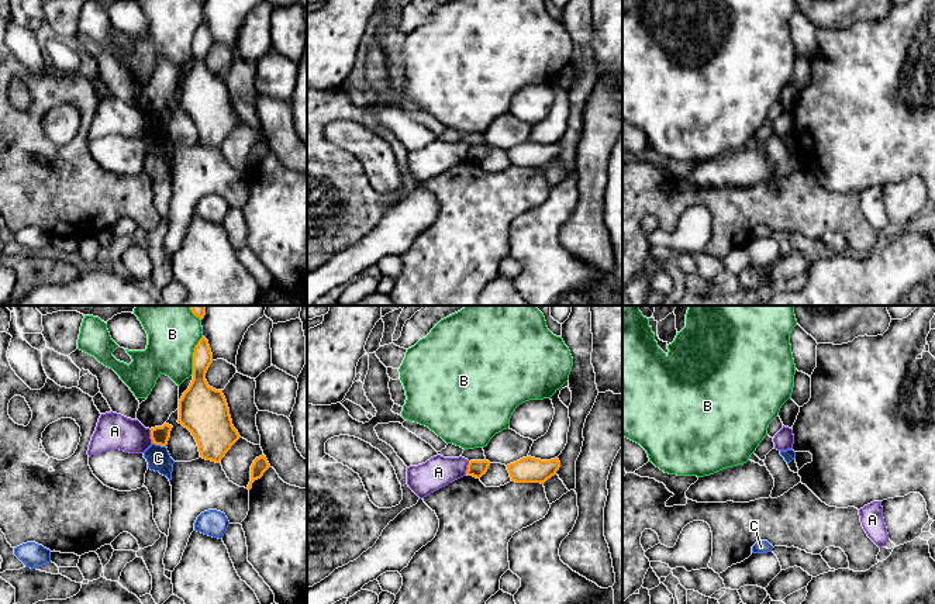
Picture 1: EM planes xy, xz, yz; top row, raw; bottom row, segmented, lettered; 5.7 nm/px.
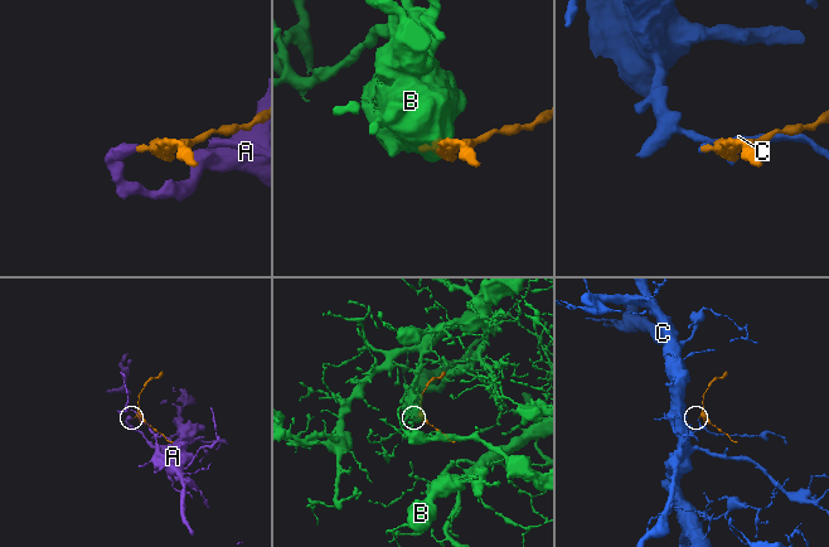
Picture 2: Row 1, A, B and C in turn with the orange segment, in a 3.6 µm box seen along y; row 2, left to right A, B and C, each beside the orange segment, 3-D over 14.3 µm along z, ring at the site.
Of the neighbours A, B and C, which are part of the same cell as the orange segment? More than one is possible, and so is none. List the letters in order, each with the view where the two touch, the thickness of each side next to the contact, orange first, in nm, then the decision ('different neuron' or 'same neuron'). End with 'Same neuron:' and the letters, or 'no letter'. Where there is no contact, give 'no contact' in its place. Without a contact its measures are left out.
A: contact in xy; calibres 110 and 200 nm; different neuron
B: contact in xy; calibres 170 and 280 nm; different neuron
C: contact in xy; calibres 110 and 140 nm; different neuron
Same neuron: no letter

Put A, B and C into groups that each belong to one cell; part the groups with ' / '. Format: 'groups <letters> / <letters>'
groups A / B / C

